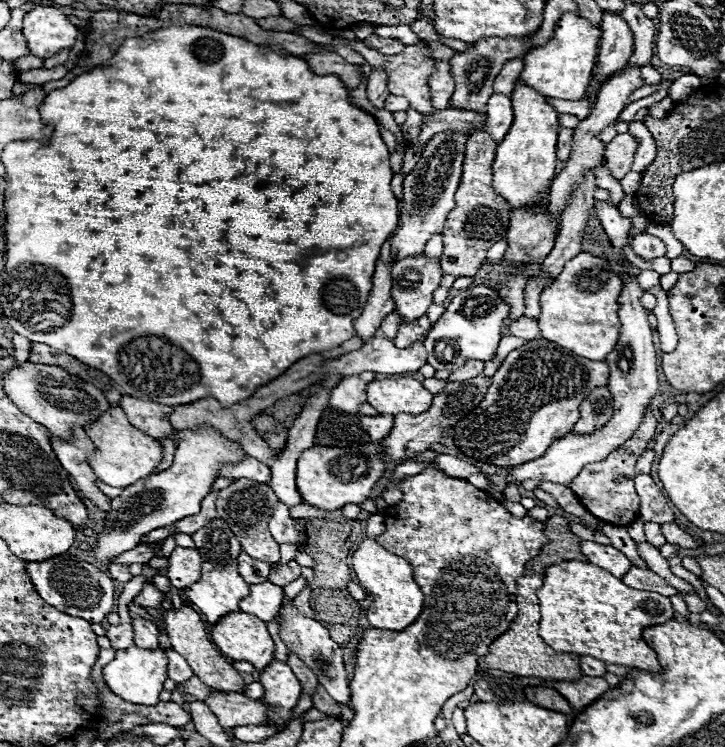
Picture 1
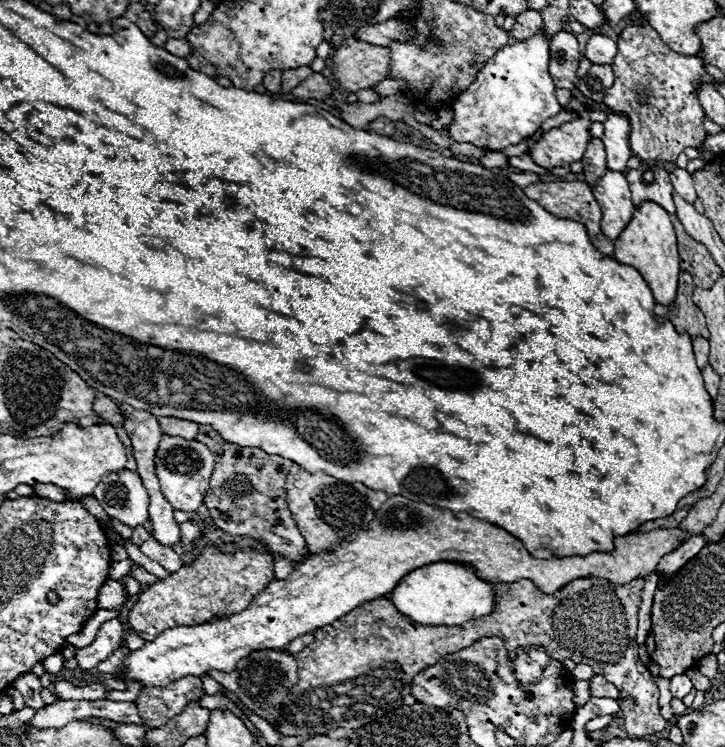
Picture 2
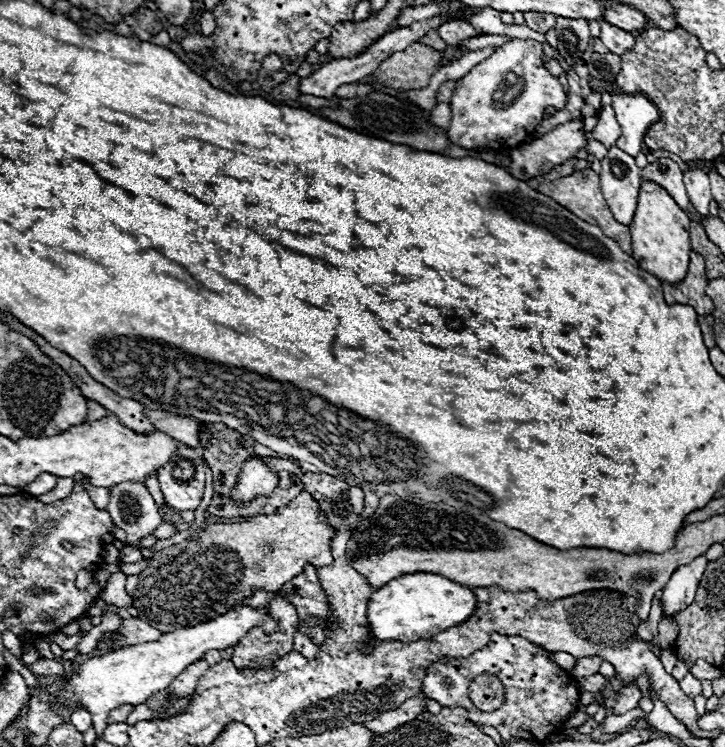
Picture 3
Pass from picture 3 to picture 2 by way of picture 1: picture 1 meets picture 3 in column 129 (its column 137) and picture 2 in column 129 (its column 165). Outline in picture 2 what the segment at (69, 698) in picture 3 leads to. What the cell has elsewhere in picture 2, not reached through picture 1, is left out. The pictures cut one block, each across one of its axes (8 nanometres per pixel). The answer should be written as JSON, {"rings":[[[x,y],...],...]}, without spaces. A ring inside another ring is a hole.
{"rings":[[[388,496],[388,500],[380,506],[376,512],[376,518],[364,528],[362,532],[354,532],[352,536],[346,536],[340,546],[332,552],[322,552],[318,556],[310,554],[290,576],[288,580],[280,582],[274,580],[264,592],[260,592],[254,600],[252,606],[232,614],[228,618],[214,618],[208,624],[200,626],[178,626],[170,628],[162,634],[156,636],[156,640],[146,642],[144,648],[132,650],[124,658],[124,676],[116,676],[120,682],[140,682],[142,686],[166,686],[186,674],[200,676],[206,670],[222,670],[222,672],[232,672],[236,668],[236,662],[246,658],[254,650],[278,650],[284,648],[290,640],[294,640],[300,634],[314,632],[320,626],[332,624],[340,616],[348,614],[362,602],[380,598],[390,594],[396,584],[412,570],[422,568],[426,564],[434,562],[458,562],[472,566],[476,576],[494,584],[494,582],[518,582],[522,578],[528,578],[540,588],[540,592],[554,594],[564,584],[570,580],[594,576],[594,578],[606,578],[614,584],[628,584],[630,580],[636,580],[638,576],[650,576],[656,572],[658,562],[662,556],[674,552],[674,548],[680,548],[686,542],[686,534],[680,528],[672,530],[652,530],[646,534],[630,534],[630,536],[618,536],[616,542],[616,552],[592,552],[586,556],[570,556],[570,558],[552,558],[552,560],[538,560],[530,556],[530,552],[524,548],[522,540],[516,536],[508,534],[504,528],[494,526],[486,520],[474,518],[468,512],[452,512],[452,510],[442,510],[438,506],[428,506],[422,502],[412,502],[402,496]]]}

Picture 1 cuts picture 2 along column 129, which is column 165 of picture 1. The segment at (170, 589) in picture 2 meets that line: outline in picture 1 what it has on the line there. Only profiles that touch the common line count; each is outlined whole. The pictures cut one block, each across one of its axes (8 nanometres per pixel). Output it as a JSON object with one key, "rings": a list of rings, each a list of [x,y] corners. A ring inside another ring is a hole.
{"rings":[[[182,606],[180,610],[168,610],[164,614],[164,624],[166,624],[166,632],[170,636],[172,648],[186,658],[186,662],[190,664],[190,668],[194,670],[194,674],[206,684],[210,686],[214,692],[244,692],[246,682],[242,680],[242,676],[224,660],[224,656],[216,650],[216,646],[212,644],[212,640],[208,638],[206,632],[206,624],[202,622],[202,618],[198,616],[196,610]]]}

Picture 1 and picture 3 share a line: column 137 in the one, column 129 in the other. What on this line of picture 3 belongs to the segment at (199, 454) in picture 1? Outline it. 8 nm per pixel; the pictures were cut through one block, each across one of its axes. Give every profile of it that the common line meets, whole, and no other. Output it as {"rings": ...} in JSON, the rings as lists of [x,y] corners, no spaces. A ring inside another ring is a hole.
{"rings":[[[138,482],[110,488],[108,512],[114,524],[126,532],[126,544],[134,548],[140,548],[140,540],[154,534],[154,530],[164,522],[150,492]]]}

